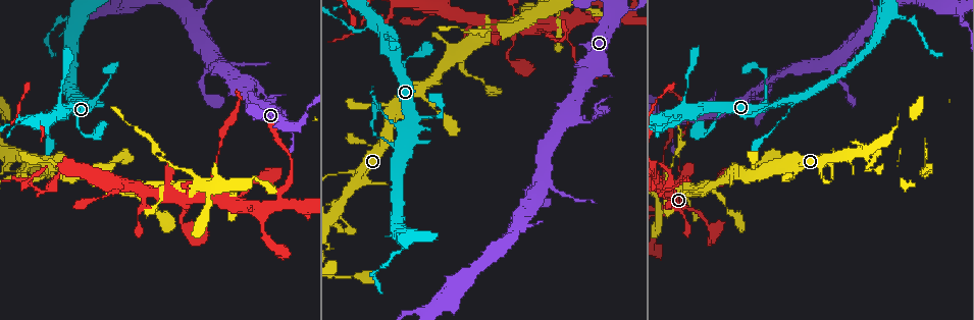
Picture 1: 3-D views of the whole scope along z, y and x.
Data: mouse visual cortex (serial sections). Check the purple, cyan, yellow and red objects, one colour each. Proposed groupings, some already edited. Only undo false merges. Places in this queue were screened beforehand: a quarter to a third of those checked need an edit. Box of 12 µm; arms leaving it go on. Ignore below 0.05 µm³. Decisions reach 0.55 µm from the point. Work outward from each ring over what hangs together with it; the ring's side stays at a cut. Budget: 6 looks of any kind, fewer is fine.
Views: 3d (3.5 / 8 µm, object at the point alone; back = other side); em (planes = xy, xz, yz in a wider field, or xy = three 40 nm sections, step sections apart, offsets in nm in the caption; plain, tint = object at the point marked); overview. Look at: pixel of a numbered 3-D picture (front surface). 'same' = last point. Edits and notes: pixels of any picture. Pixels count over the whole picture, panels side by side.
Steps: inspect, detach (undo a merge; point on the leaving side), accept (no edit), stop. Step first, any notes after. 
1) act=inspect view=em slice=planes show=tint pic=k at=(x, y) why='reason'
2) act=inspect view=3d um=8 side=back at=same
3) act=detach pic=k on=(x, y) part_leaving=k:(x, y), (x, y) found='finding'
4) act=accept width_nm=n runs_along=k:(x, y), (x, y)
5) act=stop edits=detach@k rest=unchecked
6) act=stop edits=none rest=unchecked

act=inspect view=3d um=3.5 pic=1 at=(539, 32) why='sudden change in width'

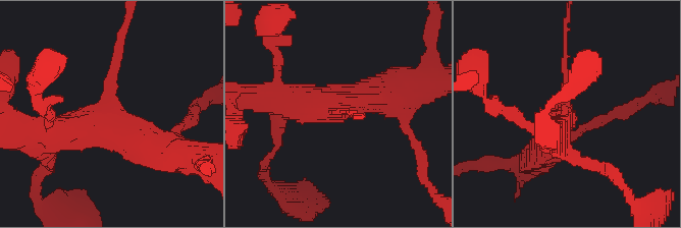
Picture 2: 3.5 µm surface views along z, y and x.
act=inspect view=em slice=xy step=5 show=tint pic=2 at=(108, 97) arm_widths_nm=100,450 why='shape alone is not enough'

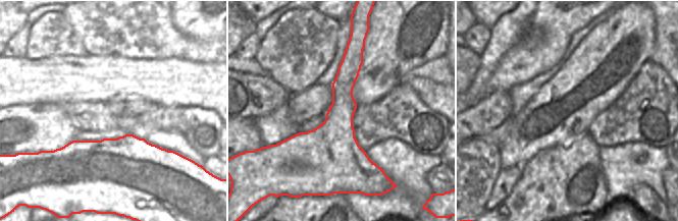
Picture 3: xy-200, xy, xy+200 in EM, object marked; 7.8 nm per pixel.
act=inspect view=em slice=xy step=1 show=tint at=same

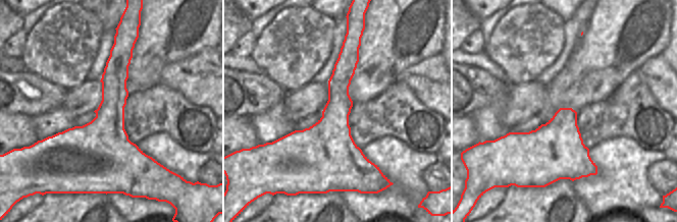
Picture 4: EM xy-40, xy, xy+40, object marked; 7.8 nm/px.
act=accept runs_along=2:(65, 129), (109, 111), (121, 26) found='all the same cell'

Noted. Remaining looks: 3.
act=inspect view=3d um=3.5 pic=1 at=(300, 207) why='sudden change in width'

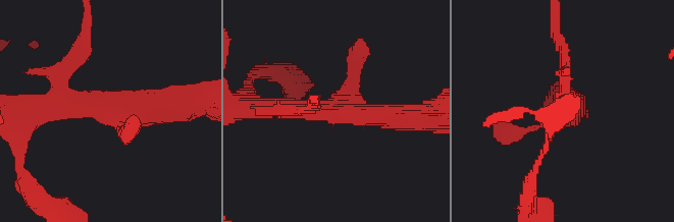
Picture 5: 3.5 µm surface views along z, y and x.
act=inspect view=em slice=planes show=tint pic=5 at=(108, 110) why='shape alone is not enough'

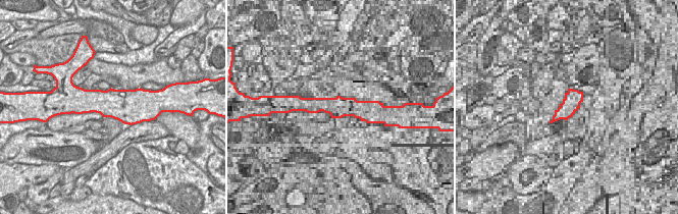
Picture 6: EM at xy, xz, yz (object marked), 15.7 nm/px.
act=accept found='one cell here'

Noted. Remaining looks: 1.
act=stop edits=none rest=unchecked

